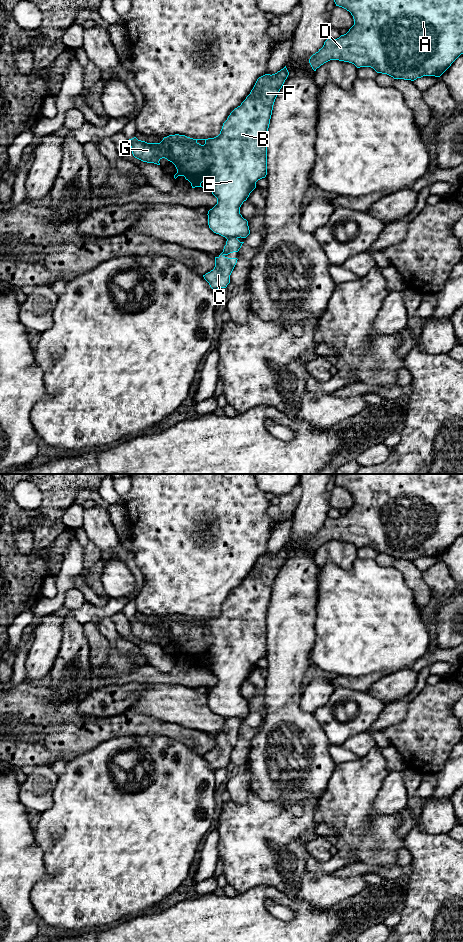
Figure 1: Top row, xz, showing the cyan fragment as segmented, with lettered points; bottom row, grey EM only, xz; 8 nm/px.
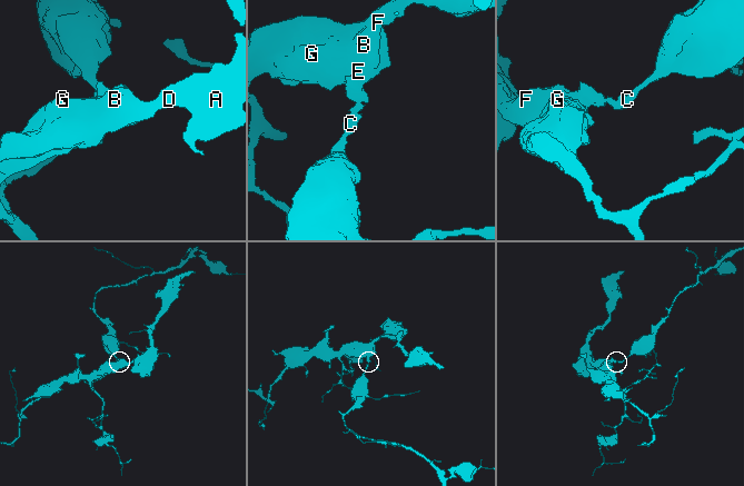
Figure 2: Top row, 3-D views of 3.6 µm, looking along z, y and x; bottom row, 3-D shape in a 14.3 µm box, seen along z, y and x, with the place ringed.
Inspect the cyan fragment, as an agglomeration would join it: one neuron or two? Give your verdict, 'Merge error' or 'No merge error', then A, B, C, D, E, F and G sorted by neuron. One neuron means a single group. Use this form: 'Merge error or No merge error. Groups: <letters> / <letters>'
Merge error. Groups: A B D E F G / C

